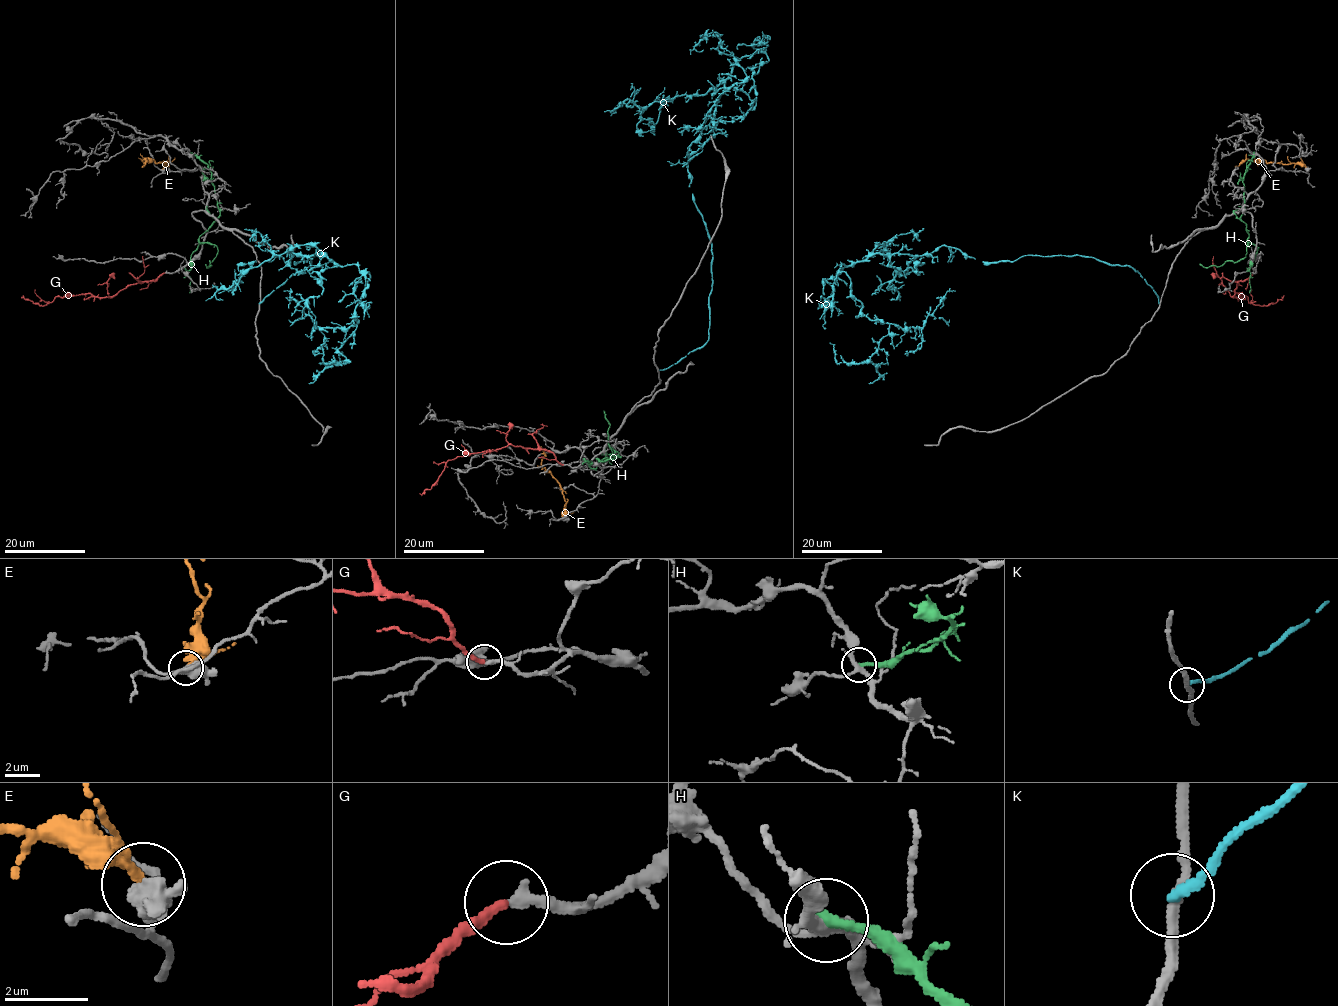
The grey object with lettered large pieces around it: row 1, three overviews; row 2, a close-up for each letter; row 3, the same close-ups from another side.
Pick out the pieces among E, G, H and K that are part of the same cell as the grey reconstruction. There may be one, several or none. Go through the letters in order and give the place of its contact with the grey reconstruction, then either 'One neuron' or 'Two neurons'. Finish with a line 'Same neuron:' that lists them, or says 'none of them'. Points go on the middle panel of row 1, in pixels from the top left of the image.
E: Touches grey at (562, 518). Two neurons
G: Touches grey at (563, 464). One neuron
H: Touches grey at (588, 465). Two neurons
K: Touches grey at (658, 371). Two neurons
Same neuron: G

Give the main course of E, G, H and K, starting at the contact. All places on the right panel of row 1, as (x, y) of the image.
E: (1306, 168), (1293, 163), (1256, 160), (1244, 161), (1234, 167)
G: (1253, 272), (1236, 284), (1233, 297), (1237, 298), (1240, 293), (1250, 303), (1268, 306), (1284, 295)
H: (1254, 152), (1243, 183), (1241, 219), (1249, 235), (1247, 254), (1219, 266), (1199, 264)
K: (1159, 303), (1128, 265), (1078, 255), (984, 262), (940, 246), (840, 268), (865, 316), (902, 328), (955, 291)

